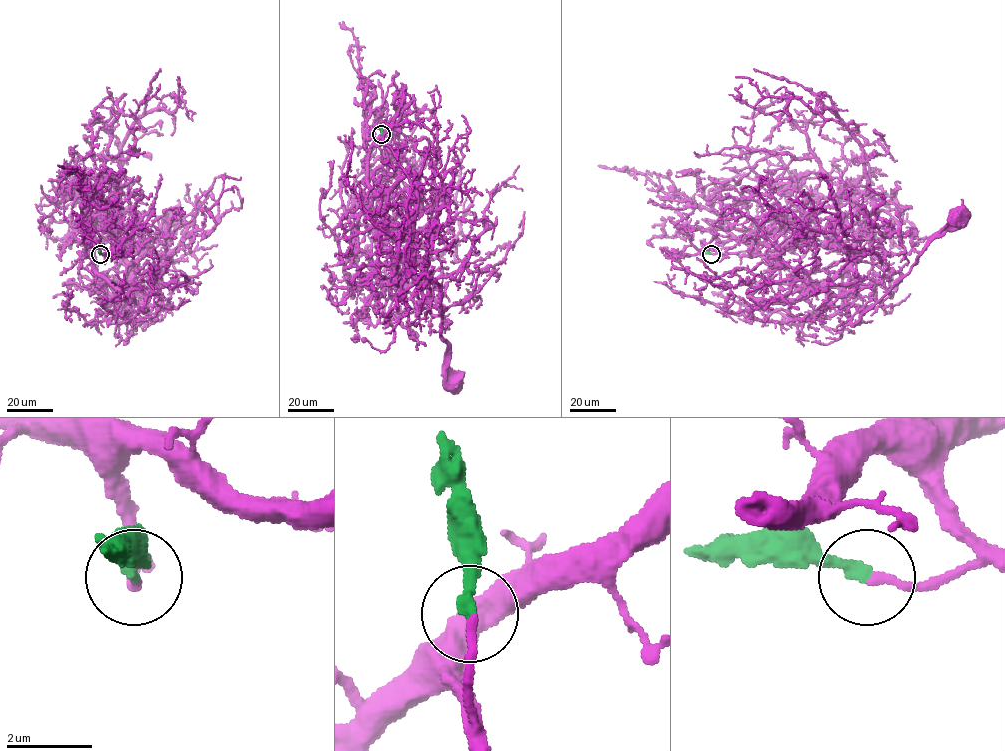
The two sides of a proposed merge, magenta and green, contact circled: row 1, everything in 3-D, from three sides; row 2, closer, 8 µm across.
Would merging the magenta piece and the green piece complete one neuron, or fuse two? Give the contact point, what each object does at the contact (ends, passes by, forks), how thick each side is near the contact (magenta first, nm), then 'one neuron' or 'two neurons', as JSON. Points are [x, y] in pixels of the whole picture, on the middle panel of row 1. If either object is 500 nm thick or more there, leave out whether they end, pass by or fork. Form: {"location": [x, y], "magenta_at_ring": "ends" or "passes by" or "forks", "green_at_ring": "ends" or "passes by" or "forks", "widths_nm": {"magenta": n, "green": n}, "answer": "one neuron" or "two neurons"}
{"location": [381, 134], "magenta_at_ring": "ends", "green_at_ring": "ends", "widths_nm": {"magenta": 200, "green": 280}, "answer": "one neuron"}

